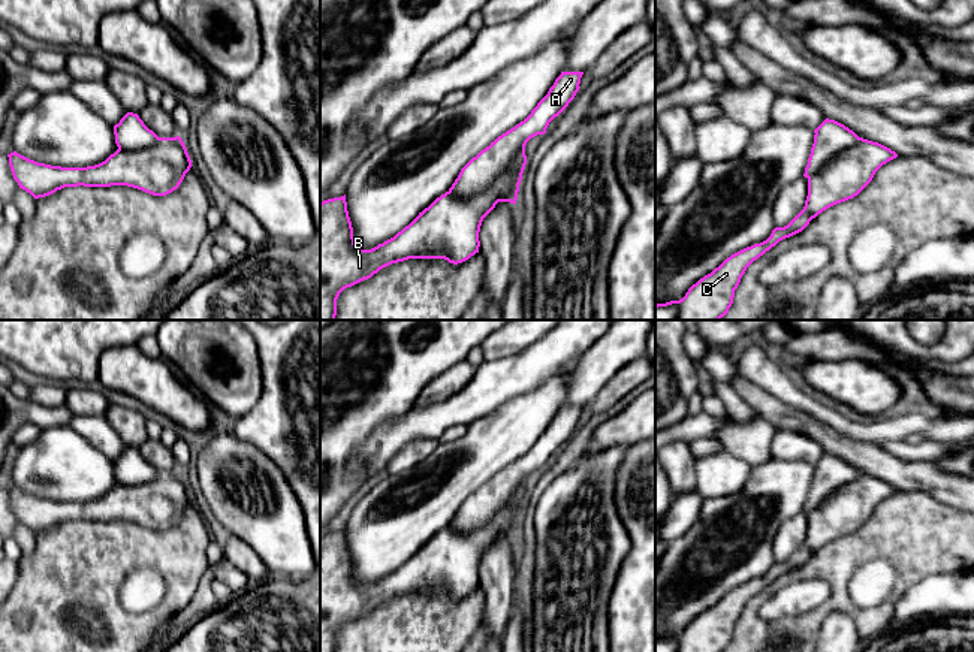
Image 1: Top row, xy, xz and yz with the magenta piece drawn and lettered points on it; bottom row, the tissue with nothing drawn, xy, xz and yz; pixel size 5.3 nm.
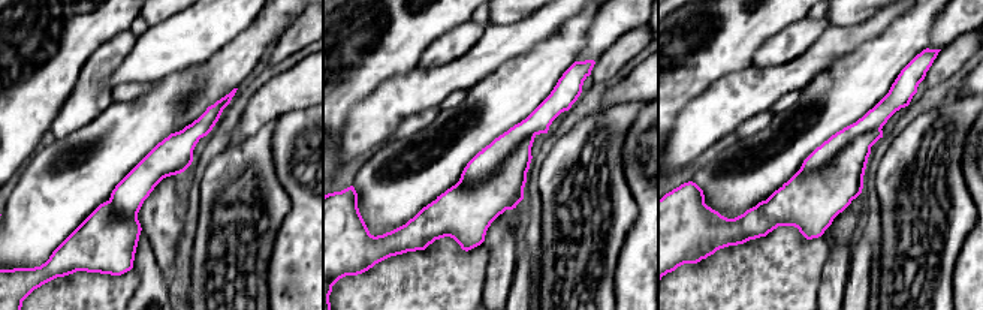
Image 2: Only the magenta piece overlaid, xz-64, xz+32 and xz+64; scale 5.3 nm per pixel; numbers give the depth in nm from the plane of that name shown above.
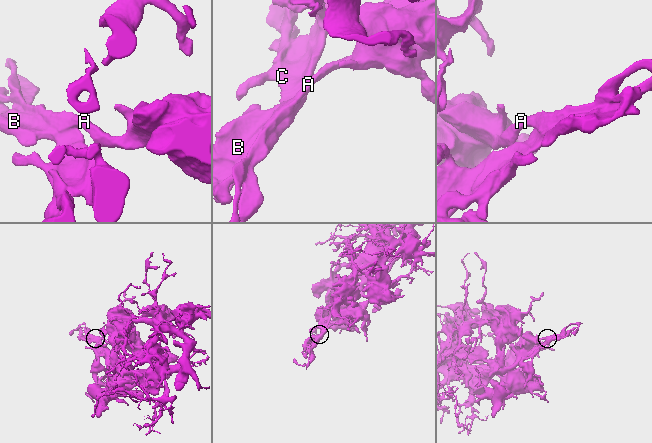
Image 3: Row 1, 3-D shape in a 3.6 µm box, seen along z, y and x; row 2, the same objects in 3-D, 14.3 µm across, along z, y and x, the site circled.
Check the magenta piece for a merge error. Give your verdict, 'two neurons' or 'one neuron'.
two neurons

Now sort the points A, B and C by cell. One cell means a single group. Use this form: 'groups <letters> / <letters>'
groups A / B C

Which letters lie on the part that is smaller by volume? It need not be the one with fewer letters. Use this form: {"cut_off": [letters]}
{"cut_off": ["B", "C"]}

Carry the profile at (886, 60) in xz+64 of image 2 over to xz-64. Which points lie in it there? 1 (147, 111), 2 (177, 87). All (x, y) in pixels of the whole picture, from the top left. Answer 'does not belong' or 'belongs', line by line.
1: belongs
2: belongs

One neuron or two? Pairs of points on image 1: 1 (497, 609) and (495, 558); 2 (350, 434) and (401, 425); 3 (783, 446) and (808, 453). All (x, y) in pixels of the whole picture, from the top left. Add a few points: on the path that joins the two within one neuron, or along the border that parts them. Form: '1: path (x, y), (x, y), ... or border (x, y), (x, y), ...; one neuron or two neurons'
1: path (497, 597), (497, 570); one neuron
2: border (406, 413), (383, 422), (355, 450), (353, 458); two neurons
3: path (789, 446), (802, 447); one neuron

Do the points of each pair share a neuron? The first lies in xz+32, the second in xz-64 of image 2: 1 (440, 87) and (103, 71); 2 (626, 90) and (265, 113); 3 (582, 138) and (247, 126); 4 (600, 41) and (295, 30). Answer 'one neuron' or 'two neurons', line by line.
1: two neurons
2: one neuron
3: two neurons
4: two neurons

